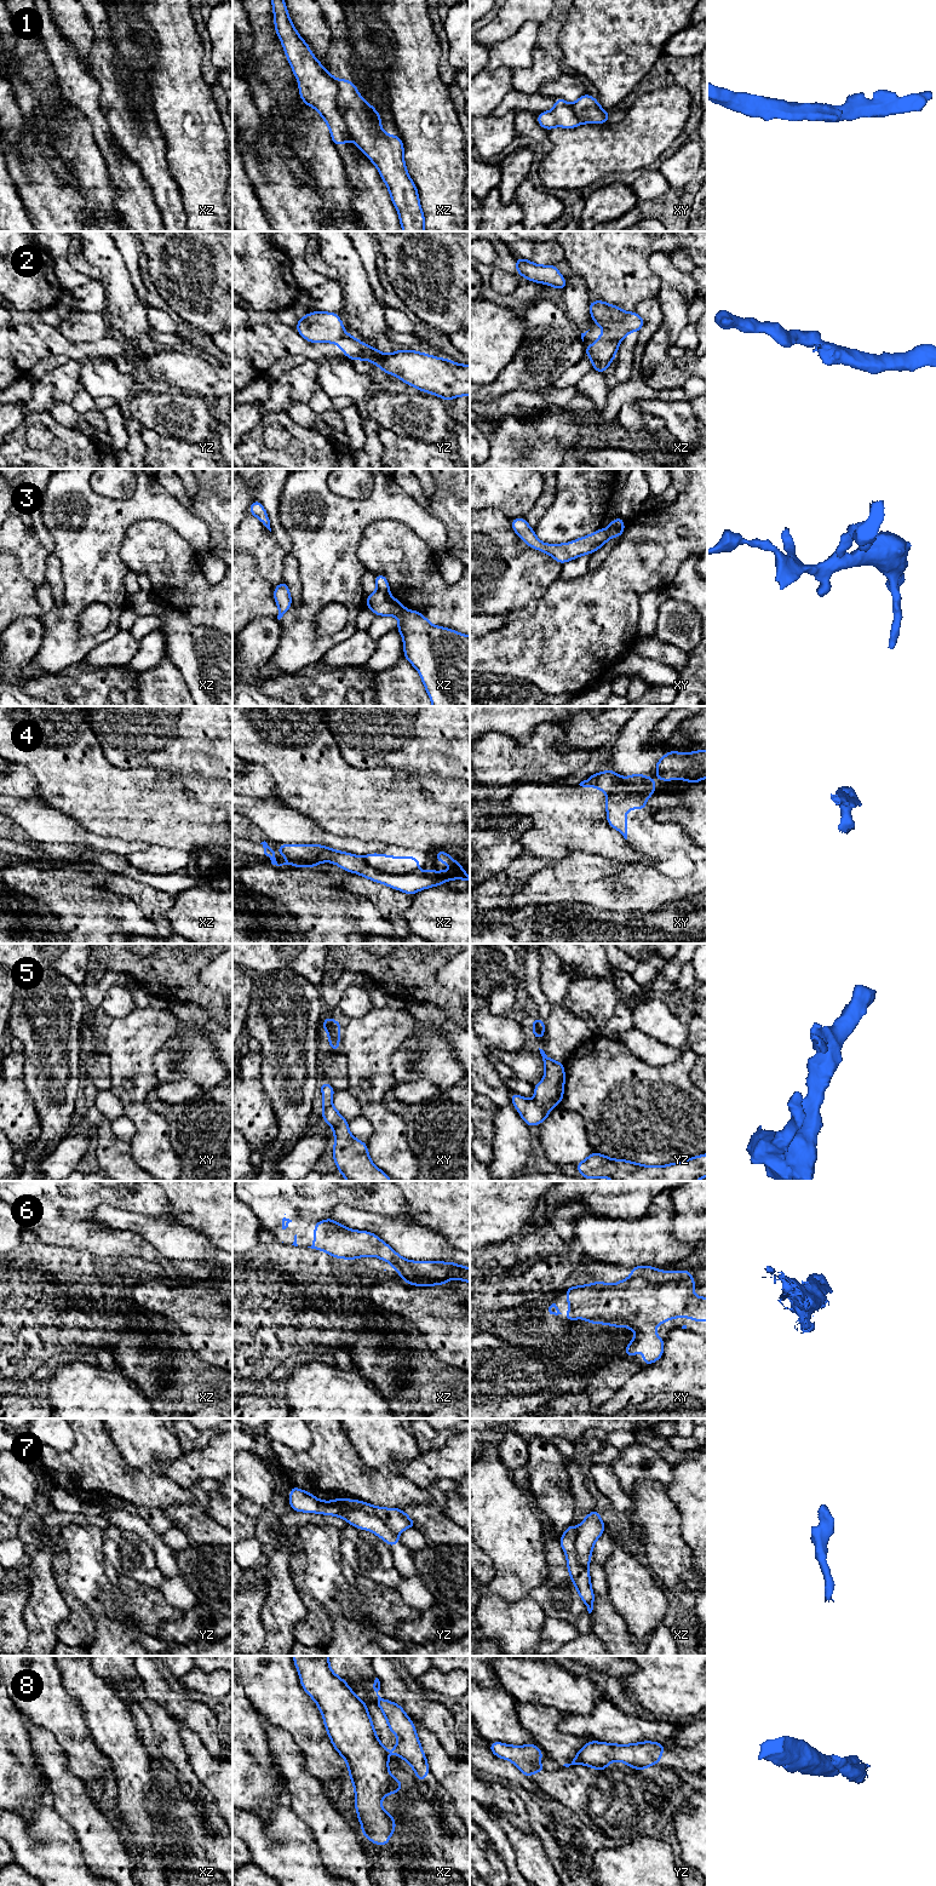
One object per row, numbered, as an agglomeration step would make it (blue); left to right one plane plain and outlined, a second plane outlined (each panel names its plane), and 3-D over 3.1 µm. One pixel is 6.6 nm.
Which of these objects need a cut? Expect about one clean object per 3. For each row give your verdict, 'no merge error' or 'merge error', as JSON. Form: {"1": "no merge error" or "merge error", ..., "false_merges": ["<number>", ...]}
{"1": "merge error", "2": "merge error", "3": "merge error", "4": "merge error", "5": "no merge error", "6": "merge error", "7": "merge error", "8": "merge error", "false_merges": ["1", "2", "3", "4", "6", "7", "8"]}

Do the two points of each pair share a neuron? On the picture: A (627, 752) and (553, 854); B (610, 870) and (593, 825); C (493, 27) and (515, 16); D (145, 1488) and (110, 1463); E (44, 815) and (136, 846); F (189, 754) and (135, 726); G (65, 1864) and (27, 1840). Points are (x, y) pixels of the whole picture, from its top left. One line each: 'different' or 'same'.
A: different
B: different
C: same
D: same
E: same
F: same
G: same

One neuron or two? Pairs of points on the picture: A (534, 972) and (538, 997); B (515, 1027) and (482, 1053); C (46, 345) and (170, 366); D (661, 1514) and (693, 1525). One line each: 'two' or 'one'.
A: one
B: two
C: one
D: two

